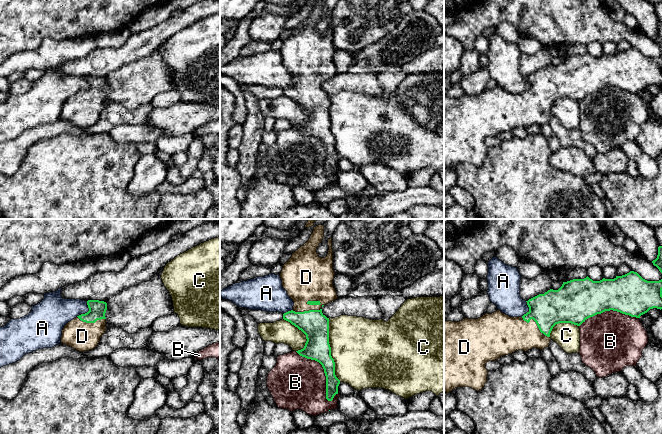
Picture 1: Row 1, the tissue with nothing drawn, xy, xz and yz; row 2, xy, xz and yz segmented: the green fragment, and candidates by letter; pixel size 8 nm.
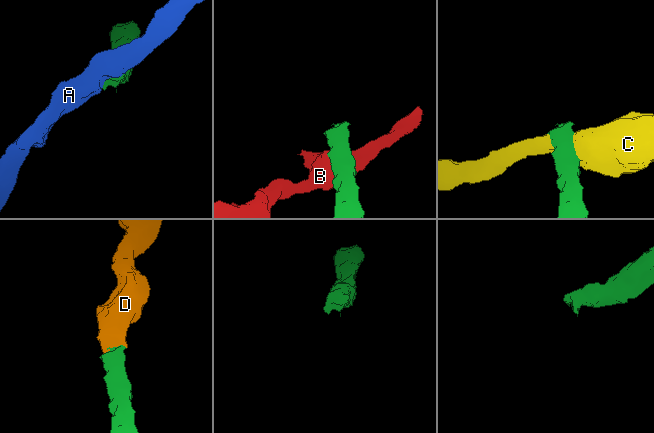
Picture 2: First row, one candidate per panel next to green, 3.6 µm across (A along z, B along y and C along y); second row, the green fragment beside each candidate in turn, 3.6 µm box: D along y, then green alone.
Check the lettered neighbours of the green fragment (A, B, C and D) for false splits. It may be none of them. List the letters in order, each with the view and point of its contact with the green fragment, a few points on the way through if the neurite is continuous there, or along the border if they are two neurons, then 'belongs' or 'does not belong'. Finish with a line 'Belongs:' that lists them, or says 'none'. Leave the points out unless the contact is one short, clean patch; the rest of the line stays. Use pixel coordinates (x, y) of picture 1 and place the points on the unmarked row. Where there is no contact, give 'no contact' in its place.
A: xy (87, 88) | along xy (87, 77), (88, 86), (76, 92) | does not belong
B: xz (324, 147) | does not belong
C: xz (330, 126) | does not belong
D: yz (536, 99) | belongs
Belongs: D

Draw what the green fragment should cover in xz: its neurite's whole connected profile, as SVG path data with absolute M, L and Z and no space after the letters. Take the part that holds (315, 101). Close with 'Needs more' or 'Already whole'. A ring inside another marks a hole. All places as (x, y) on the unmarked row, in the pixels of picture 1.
M324 1L314 3L309 16L292 29L291 34L283 41L280 49L282 62L293 76L291 87L283 90L283 95L290 98L306 111L303 125L296 127L300 132L319 138L326 152L326 175L332 177L338 170L340 156L335 151L335 138L331 132L329 120L329 94L322 89L322 83L338 74L333 62L335 48L333 46L332 14L328 15L328 30L325 34L318 32L316 25L324 13Z. Needs more

